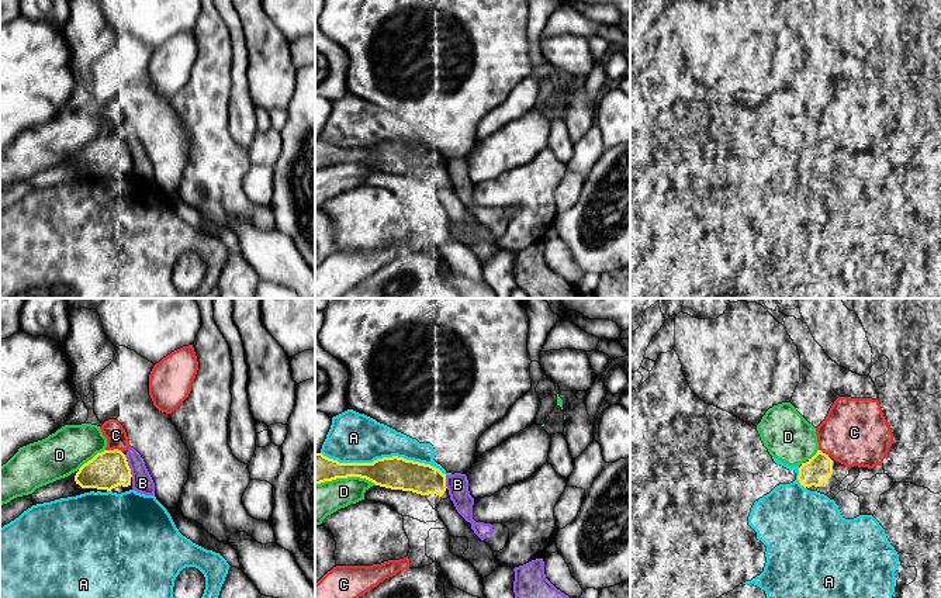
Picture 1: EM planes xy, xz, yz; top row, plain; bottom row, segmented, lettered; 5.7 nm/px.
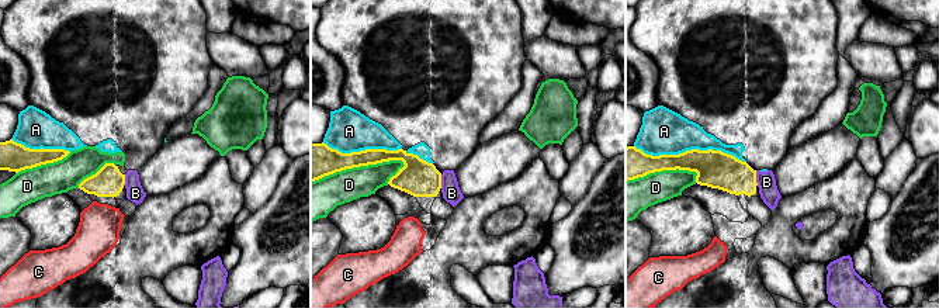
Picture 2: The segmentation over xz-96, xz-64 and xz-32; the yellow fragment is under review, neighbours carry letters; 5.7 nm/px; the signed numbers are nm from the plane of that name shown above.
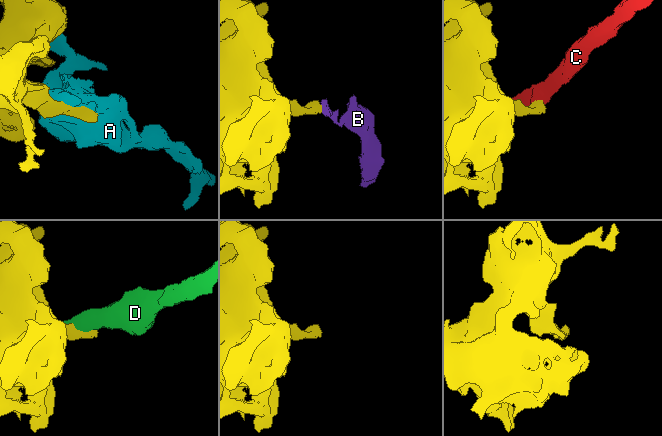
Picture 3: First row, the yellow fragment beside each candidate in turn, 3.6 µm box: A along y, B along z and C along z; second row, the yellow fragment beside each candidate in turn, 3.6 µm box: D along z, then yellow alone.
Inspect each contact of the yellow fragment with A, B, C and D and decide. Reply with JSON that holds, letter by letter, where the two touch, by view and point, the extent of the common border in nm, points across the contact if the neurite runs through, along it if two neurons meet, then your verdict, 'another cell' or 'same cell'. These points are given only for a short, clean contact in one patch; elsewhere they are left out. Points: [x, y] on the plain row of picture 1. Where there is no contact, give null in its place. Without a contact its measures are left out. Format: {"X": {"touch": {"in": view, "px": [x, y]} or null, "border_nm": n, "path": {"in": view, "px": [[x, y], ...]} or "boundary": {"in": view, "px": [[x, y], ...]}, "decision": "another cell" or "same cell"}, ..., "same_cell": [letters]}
{"A": {"touch": {"in": "xz", "px": [384, 142]}, "border_nm": 750, "decision": "another cell"}, "B": {"touch": {"in": "xy", "px": [130, 154]}, "border_nm": 90, "decision": "another cell"}, "C": {"touch": {"in": "xy", "px": [114, 134]}, "border_nm": 100, "decision": "another cell"}, "D": {"touch": {"in": "xz", "px": [346, 162]}, "border_nm": 360, "decision": "another cell"}, "same_cell": []}

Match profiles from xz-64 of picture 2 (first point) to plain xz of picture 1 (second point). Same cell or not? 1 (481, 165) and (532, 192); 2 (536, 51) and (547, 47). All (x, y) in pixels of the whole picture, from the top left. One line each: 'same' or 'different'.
1: different
2: same

